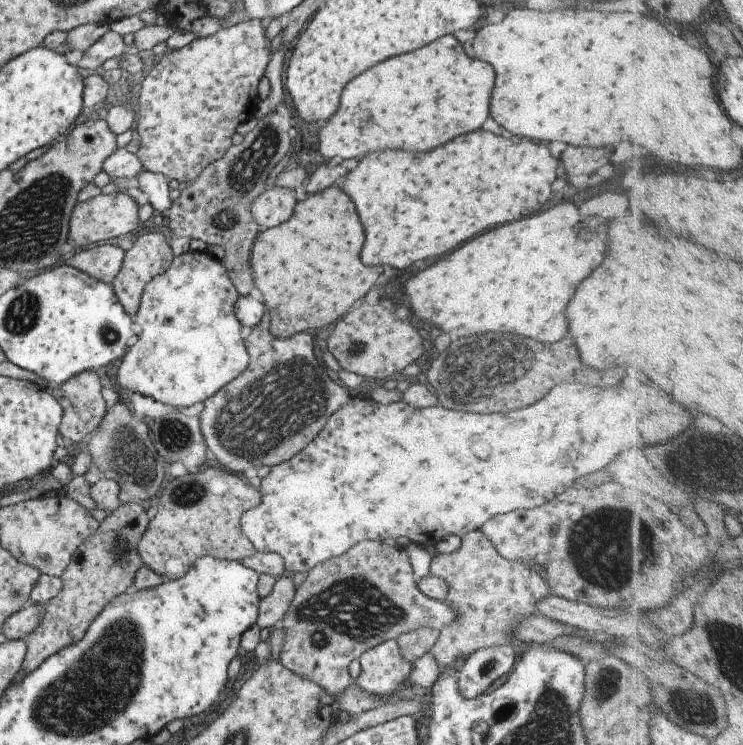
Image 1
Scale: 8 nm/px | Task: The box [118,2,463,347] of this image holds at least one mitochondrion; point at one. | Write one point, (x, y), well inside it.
(249, 164)

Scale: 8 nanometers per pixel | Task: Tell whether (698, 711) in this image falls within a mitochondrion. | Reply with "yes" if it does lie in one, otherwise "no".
yes

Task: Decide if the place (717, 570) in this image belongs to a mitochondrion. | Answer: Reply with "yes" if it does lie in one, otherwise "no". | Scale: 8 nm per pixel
no

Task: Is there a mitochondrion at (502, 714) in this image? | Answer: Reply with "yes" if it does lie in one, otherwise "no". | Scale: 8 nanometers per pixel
yes

